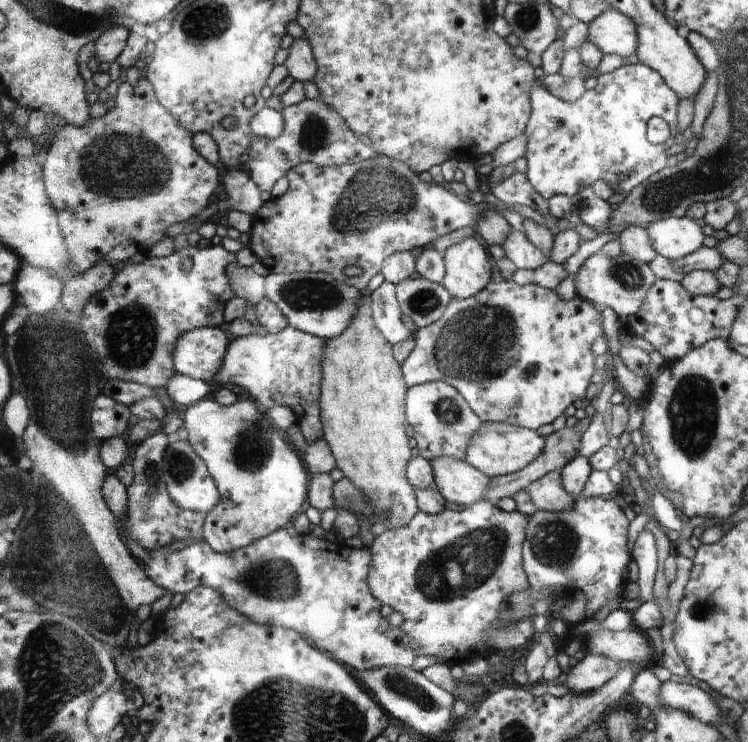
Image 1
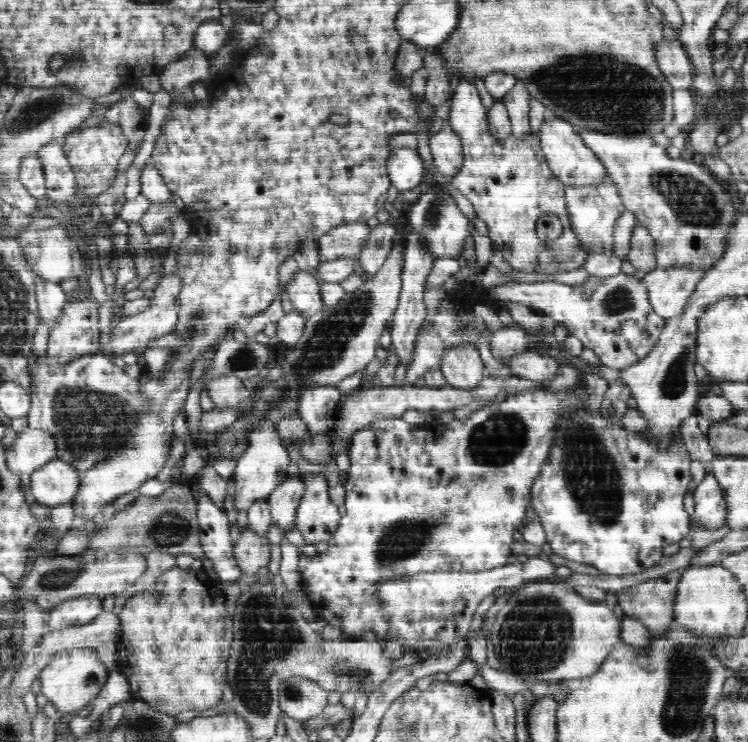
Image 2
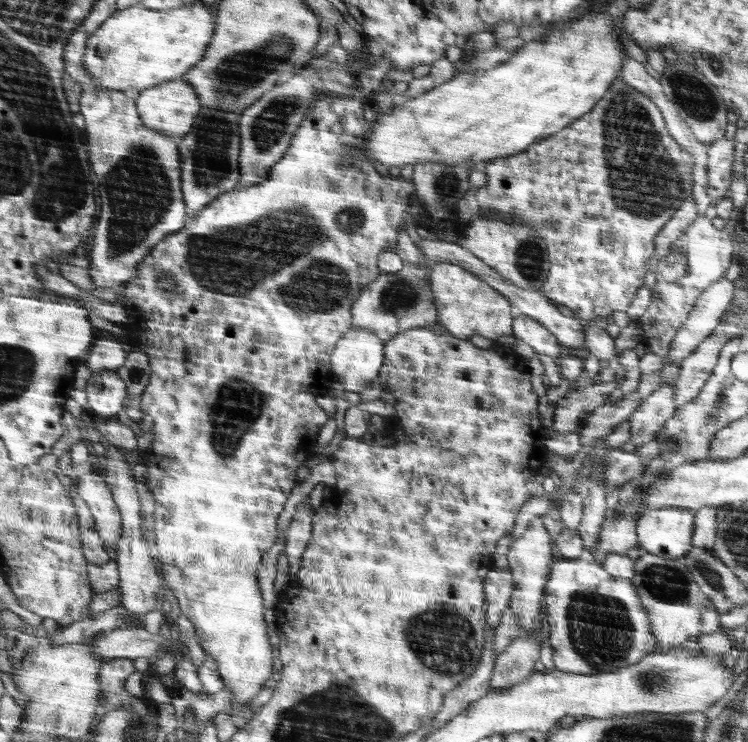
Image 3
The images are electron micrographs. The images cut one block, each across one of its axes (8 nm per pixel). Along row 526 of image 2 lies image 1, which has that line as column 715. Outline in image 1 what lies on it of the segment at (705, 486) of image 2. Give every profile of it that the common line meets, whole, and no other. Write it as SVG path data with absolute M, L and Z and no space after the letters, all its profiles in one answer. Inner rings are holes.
M663 682L660 698L668 707L683 710L700 722L716 722L721 713L713 697L689 682Z

